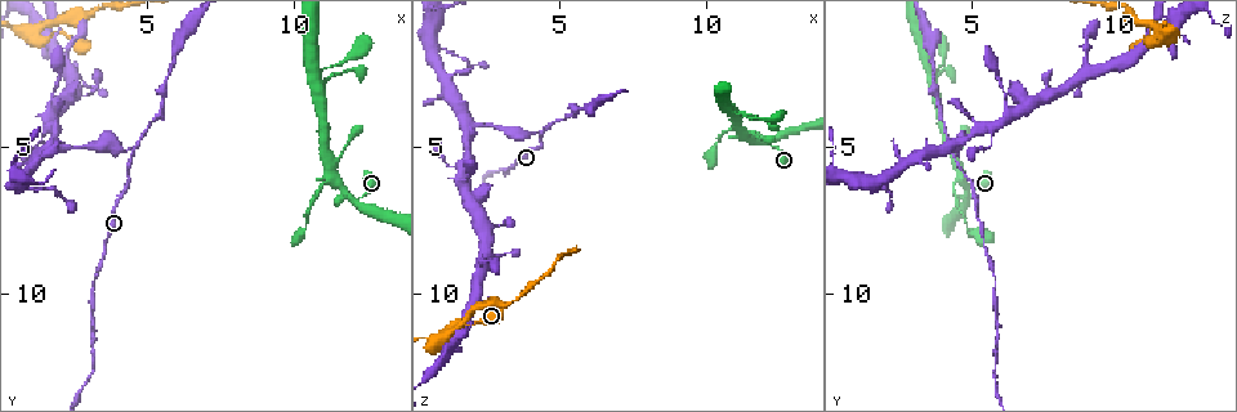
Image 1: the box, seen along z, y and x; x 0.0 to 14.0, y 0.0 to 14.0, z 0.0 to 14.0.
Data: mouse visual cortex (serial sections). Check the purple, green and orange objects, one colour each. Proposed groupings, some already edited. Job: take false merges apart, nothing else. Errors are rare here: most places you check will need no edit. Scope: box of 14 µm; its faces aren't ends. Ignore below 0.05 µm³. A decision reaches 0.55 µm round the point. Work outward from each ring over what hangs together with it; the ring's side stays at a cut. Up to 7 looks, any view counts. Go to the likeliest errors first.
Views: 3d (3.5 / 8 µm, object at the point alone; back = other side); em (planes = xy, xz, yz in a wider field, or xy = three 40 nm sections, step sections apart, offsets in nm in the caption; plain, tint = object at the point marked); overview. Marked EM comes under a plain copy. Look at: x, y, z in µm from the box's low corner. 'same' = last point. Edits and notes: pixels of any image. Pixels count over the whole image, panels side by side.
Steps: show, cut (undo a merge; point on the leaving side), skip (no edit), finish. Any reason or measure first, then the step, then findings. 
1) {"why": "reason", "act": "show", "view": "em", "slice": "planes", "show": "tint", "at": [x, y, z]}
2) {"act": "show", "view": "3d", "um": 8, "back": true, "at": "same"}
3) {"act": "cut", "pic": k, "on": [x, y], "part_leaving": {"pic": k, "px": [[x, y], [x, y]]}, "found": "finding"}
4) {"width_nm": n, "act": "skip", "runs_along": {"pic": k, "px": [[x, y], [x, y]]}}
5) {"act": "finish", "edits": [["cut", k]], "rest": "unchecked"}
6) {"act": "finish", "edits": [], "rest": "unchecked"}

{"why": "arms part here", "act": "show", "view": "3d", "um": 3.5, "at": [1.3, 1.0, 11.3]}

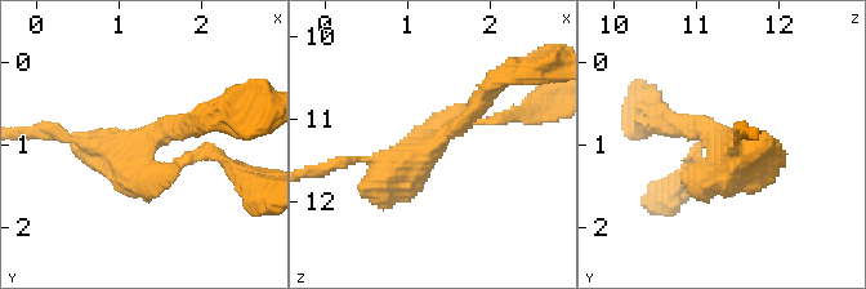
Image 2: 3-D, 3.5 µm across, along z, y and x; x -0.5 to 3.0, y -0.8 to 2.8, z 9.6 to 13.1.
{"why": "shape alone is not enough", "act": "show", "view": "em", "slice": "xy", "step": 1, "show": "tint", "at": [1.30, 1.10, 11.25]}

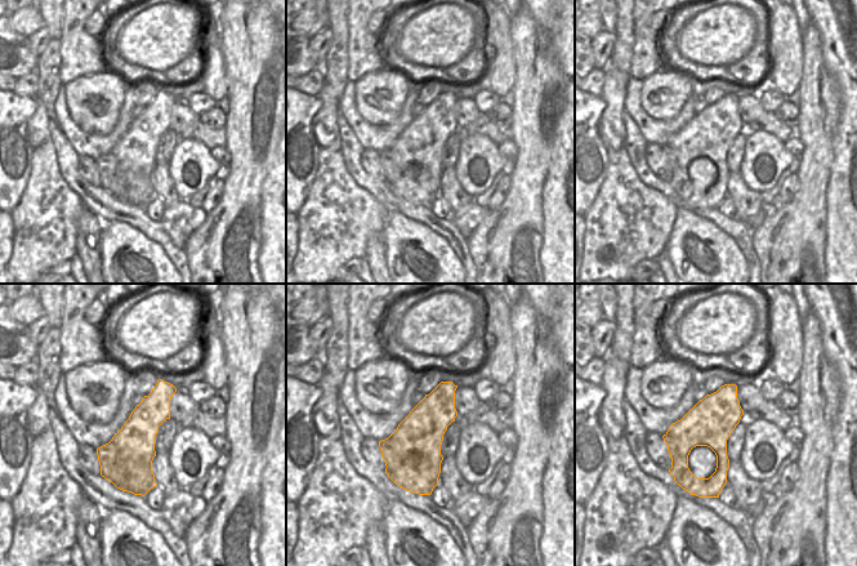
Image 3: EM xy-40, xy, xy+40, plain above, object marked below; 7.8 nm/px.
{"why": "another direction", "act": "show", "view": "em", "slice": "planes", "show": "tint", "at": "same"}

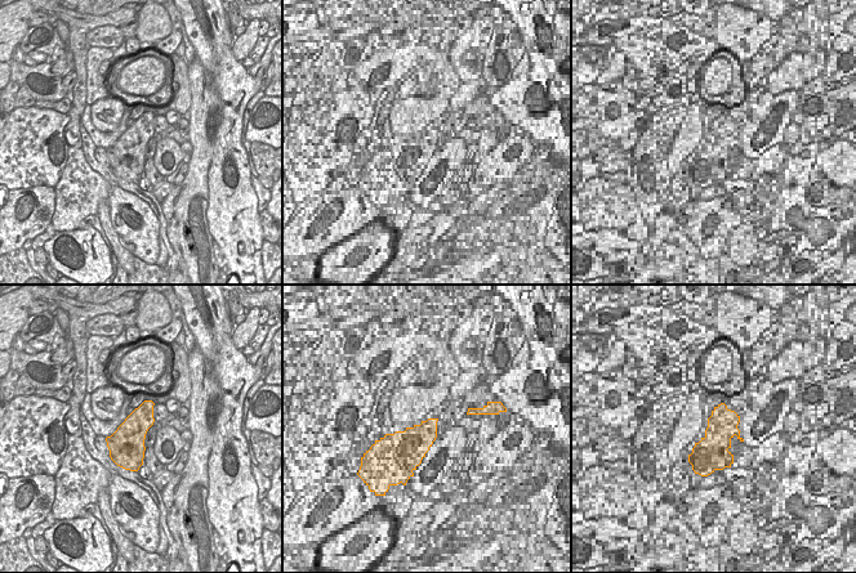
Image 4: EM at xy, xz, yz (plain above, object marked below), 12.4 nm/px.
{"act": "skip", "found": "continuous, no second cell"}

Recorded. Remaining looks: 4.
{"why": "sudden change in width", "act": "show", "view": "3d", "um": 8, "at": [4.5, 5.2, 4.4]}

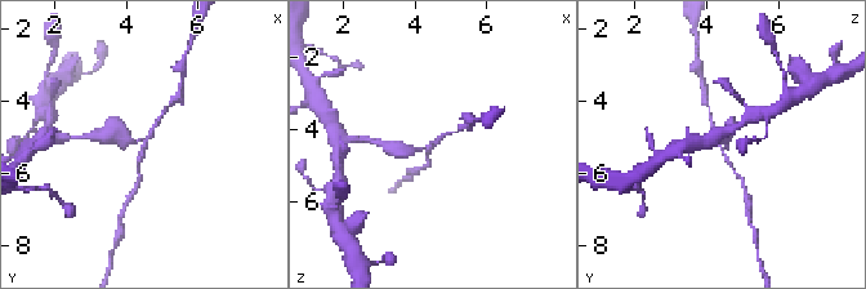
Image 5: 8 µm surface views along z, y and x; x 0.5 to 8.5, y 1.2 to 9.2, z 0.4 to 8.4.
{"arms": 3, "arm_widths_nm": [100, 150, 200], "act": "show", "view": "em", "slice": "xy", "step": 5, "show": "tint", "at": [4.5, 5.2, 4.3]}

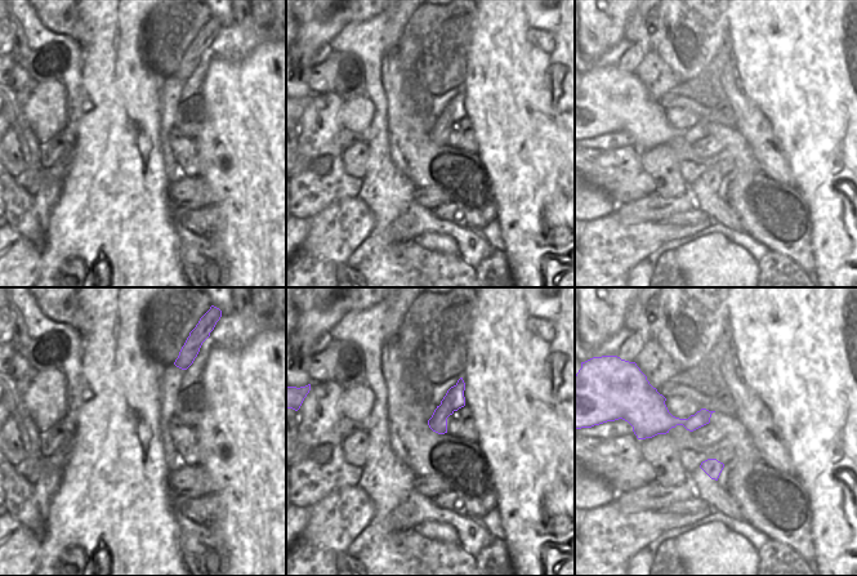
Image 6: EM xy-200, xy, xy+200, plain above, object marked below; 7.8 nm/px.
{"width_nm": 140, "act": "cut", "pic": 5, "on": [117, 139], "part_leaving": {"pic": 5, "px": [[138, 141], [86, 137]]}, "found": "a second cell is stuck on"}

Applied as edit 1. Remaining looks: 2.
{"why": "three-way junction", "act": "show", "view": "em", "slice": "xy", "step": 3, "show": "tint", "at": [12.2, 7.0, 4.7]}

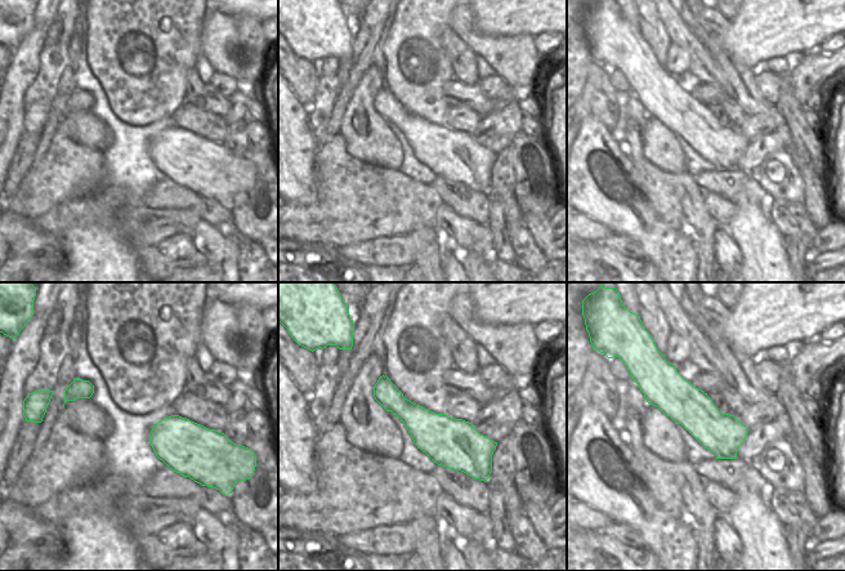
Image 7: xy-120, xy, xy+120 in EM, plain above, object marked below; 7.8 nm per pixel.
{"act": "show", "view": "3d", "um": 3.5, "at": "same"}

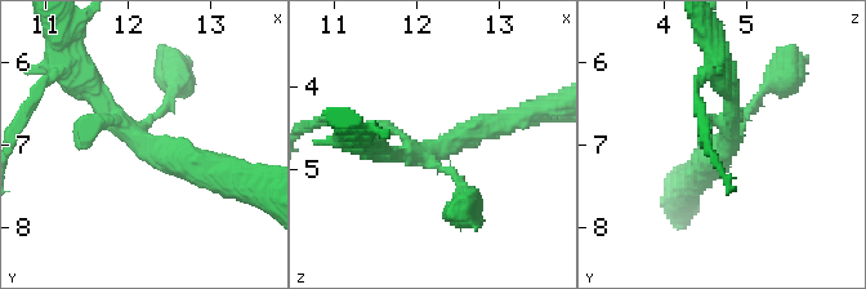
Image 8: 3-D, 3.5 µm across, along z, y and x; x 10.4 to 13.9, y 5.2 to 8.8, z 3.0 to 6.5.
{"act": "skip", "runs_along": {"pic": 8, "px": [[771, 83], [699, 174]]}, "found": "all the same cell"}

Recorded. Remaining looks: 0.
{"act": "finish", "edits": [["cut", 5]], "rest": "unchecked"}

